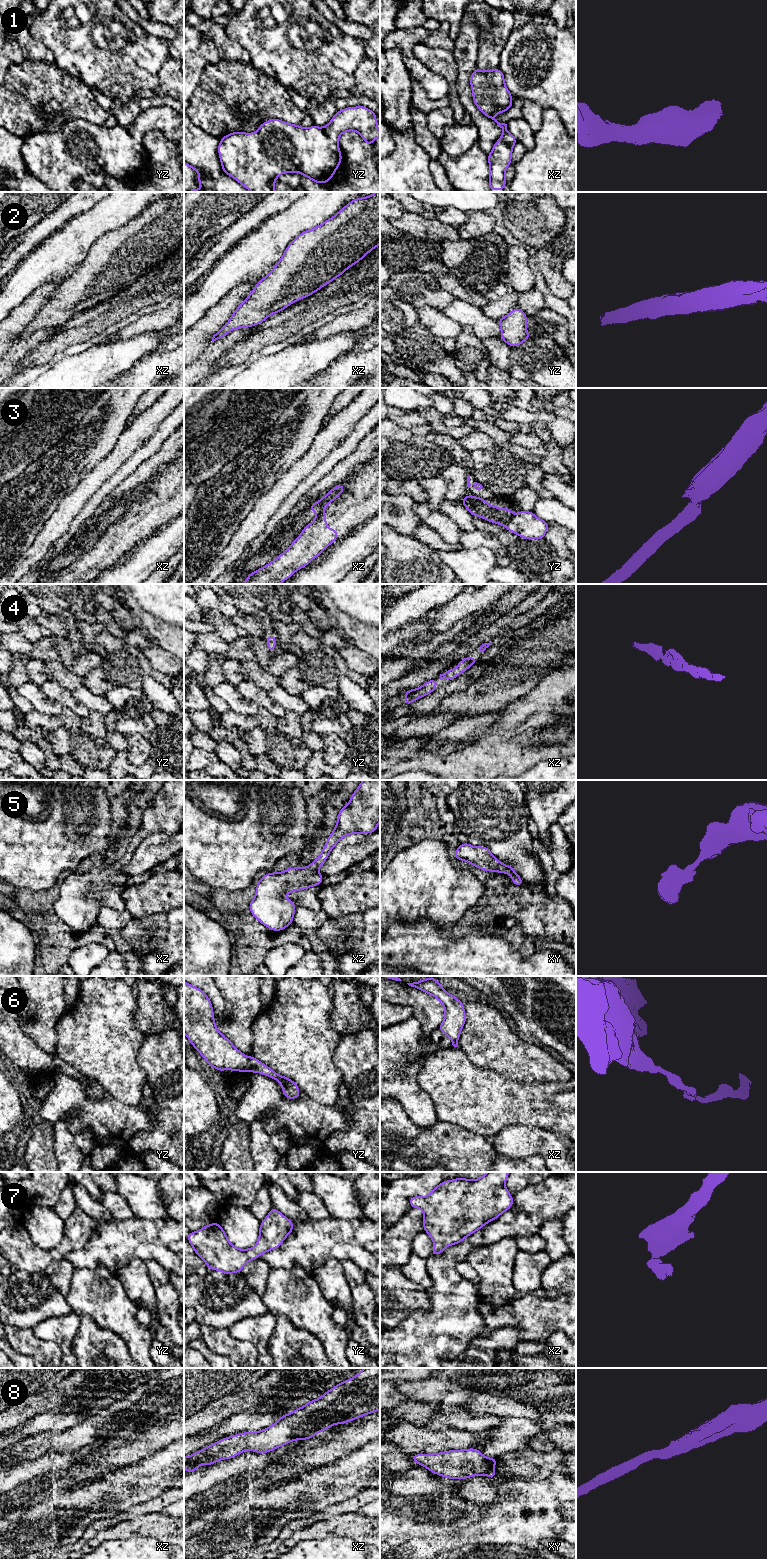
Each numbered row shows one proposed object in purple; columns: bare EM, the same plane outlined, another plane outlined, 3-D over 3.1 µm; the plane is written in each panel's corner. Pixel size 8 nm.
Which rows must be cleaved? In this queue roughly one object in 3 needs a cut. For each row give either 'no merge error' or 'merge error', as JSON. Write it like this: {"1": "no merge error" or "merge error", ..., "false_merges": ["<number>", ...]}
{"1": "no merge error", "2": "no merge error", "3": "merge error", "4": "no merge error", "5": "no merge error", "6": "no merge error", "7": "no merge error", "8": "no merge error", "false_merges": ["3"]}

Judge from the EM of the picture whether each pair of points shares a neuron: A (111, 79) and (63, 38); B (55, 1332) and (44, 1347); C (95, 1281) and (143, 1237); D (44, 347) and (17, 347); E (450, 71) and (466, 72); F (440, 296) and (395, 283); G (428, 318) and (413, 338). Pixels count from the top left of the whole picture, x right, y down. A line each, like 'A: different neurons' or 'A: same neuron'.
A: same neuron
B: different neurons
C: different neurons
D: different neurons
E: different neurons
F: same neuron
G: different neurons

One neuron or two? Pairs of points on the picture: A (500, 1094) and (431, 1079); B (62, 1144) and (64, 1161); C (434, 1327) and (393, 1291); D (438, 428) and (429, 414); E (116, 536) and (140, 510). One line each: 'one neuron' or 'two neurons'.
A: one neuron
B: one neuron
C: two neurons
D: one neuron
E: one neuron

